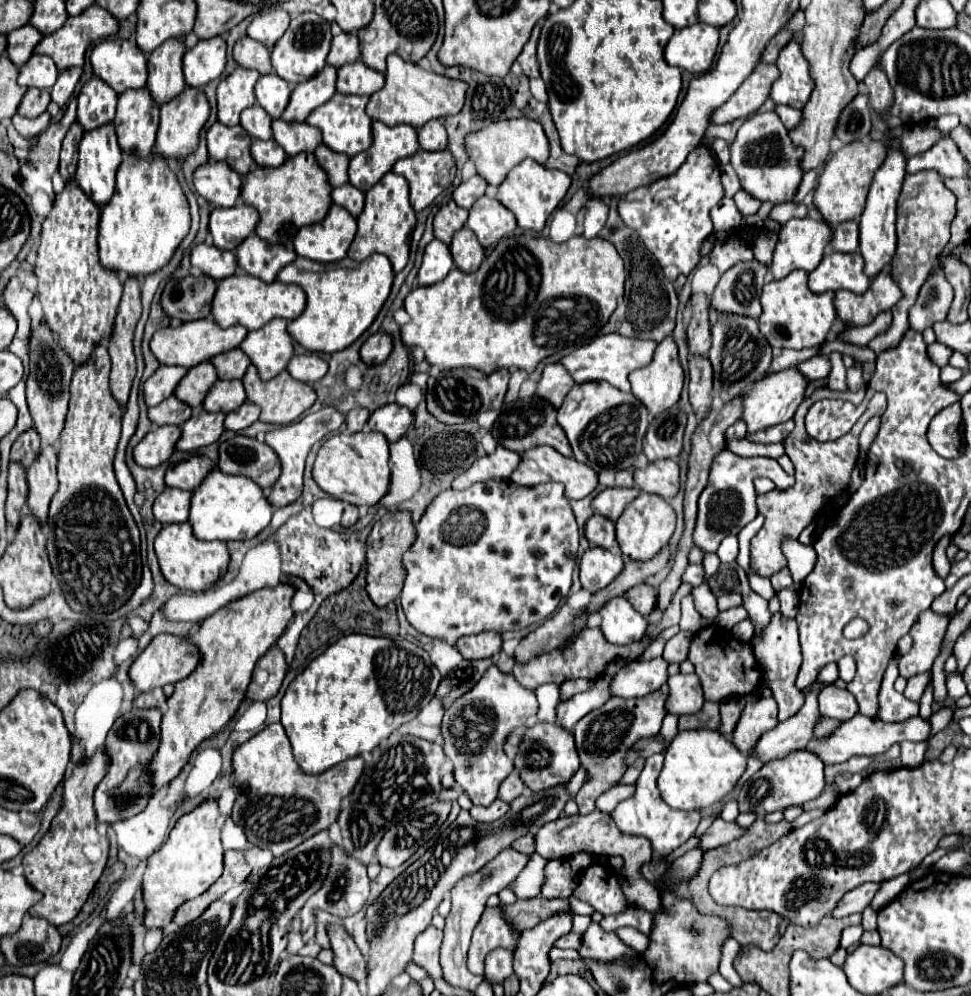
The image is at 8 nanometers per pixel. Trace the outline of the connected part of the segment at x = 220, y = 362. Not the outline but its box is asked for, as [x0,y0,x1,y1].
[213,349,251,379]

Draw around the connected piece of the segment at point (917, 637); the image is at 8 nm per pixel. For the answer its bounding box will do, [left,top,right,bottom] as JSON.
[899,609,951,679]

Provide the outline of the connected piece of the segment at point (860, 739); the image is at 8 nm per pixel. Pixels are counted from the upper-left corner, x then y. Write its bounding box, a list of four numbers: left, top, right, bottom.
[807,715,931,765]

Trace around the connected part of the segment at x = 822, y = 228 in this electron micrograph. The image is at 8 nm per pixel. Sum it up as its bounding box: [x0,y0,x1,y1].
[771,217,833,279]

